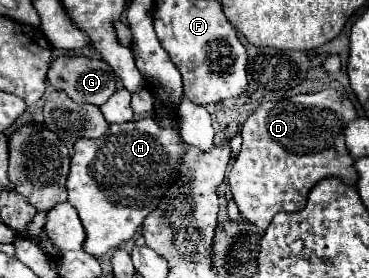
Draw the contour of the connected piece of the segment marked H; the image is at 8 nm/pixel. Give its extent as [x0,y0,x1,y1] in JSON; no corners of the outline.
[67,117,183,257]

